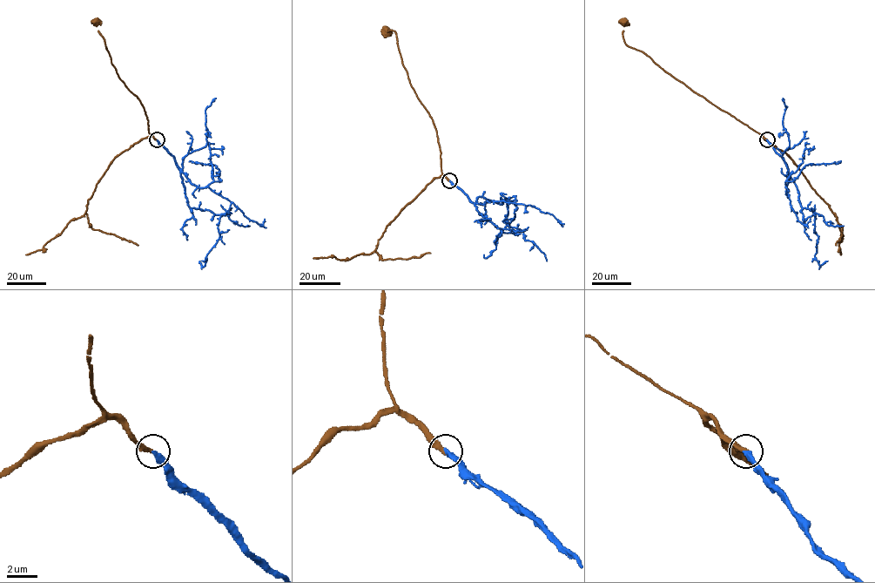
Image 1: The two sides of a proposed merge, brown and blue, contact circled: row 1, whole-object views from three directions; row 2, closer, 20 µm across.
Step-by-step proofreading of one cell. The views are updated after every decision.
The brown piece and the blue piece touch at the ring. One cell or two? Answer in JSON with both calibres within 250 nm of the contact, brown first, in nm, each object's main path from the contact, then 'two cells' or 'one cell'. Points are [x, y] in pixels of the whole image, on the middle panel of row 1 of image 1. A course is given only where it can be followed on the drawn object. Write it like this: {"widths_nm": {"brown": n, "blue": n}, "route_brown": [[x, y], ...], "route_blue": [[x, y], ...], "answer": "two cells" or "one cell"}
{"widths_nm": {"brown": 360, "blue": 340}, "route_brown": [[449, 180], [441, 172], [436, 129], [411, 84], [402, 64], [396, 32], [392, 30], [387, 32]], "route_blue": [[449, 180], [467, 196], [480, 214], [499, 227], [516, 231], [514, 230], [515, 234], [501, 231], [494, 244]], "answer": "one cell"}

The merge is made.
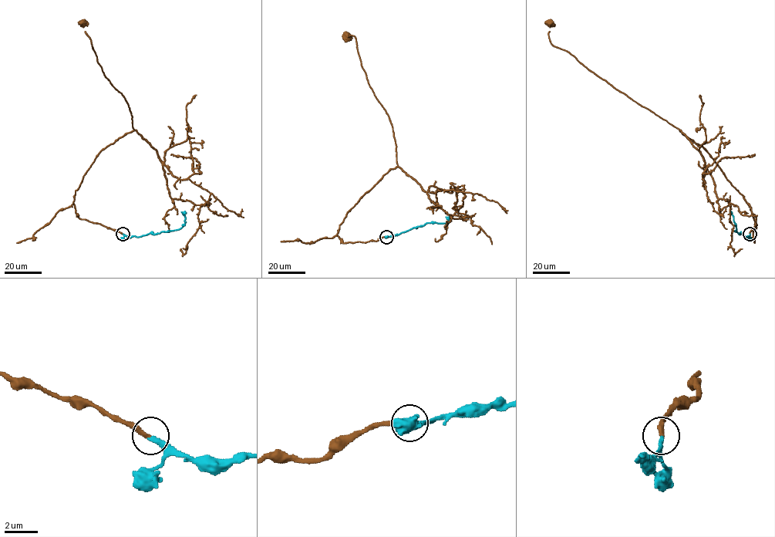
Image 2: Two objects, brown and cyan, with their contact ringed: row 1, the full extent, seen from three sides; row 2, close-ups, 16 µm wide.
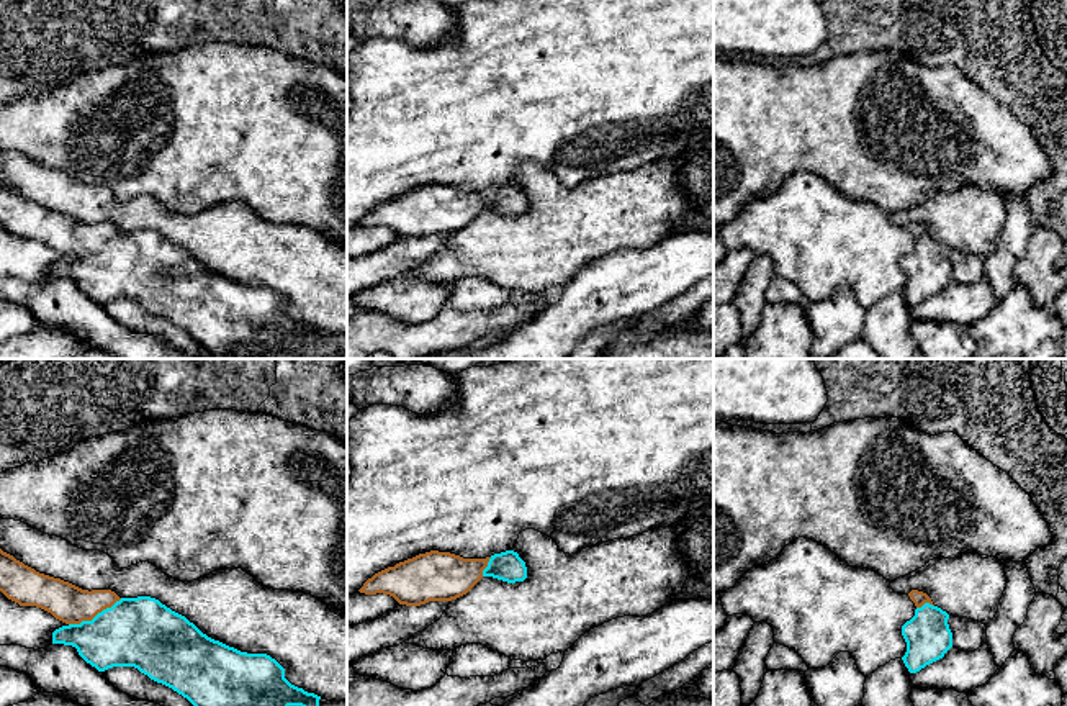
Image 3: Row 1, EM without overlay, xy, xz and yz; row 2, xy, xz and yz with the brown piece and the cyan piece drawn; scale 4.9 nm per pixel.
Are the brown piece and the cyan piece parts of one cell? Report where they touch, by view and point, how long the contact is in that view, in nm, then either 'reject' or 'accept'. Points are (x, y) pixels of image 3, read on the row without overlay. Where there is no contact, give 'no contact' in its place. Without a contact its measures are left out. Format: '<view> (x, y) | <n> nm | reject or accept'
xy (95, 248) | 300 nm | accept

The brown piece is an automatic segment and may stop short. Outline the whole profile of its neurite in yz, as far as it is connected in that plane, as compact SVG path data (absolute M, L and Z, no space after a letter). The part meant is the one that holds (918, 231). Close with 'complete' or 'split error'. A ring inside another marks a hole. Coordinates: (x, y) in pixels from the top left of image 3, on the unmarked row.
M918 223L908 226L915 236L915 249L902 259L907 285L902 290L910 306L939 293L952 280L949 247L934 239L931 231Z | split error

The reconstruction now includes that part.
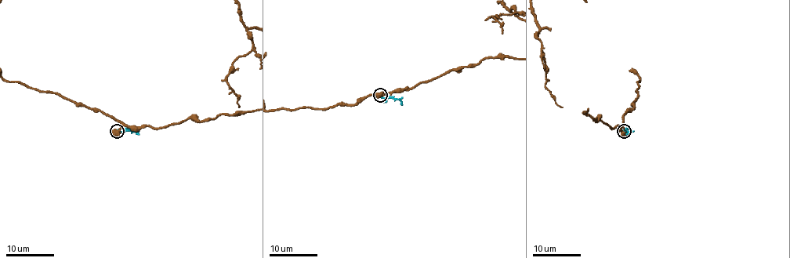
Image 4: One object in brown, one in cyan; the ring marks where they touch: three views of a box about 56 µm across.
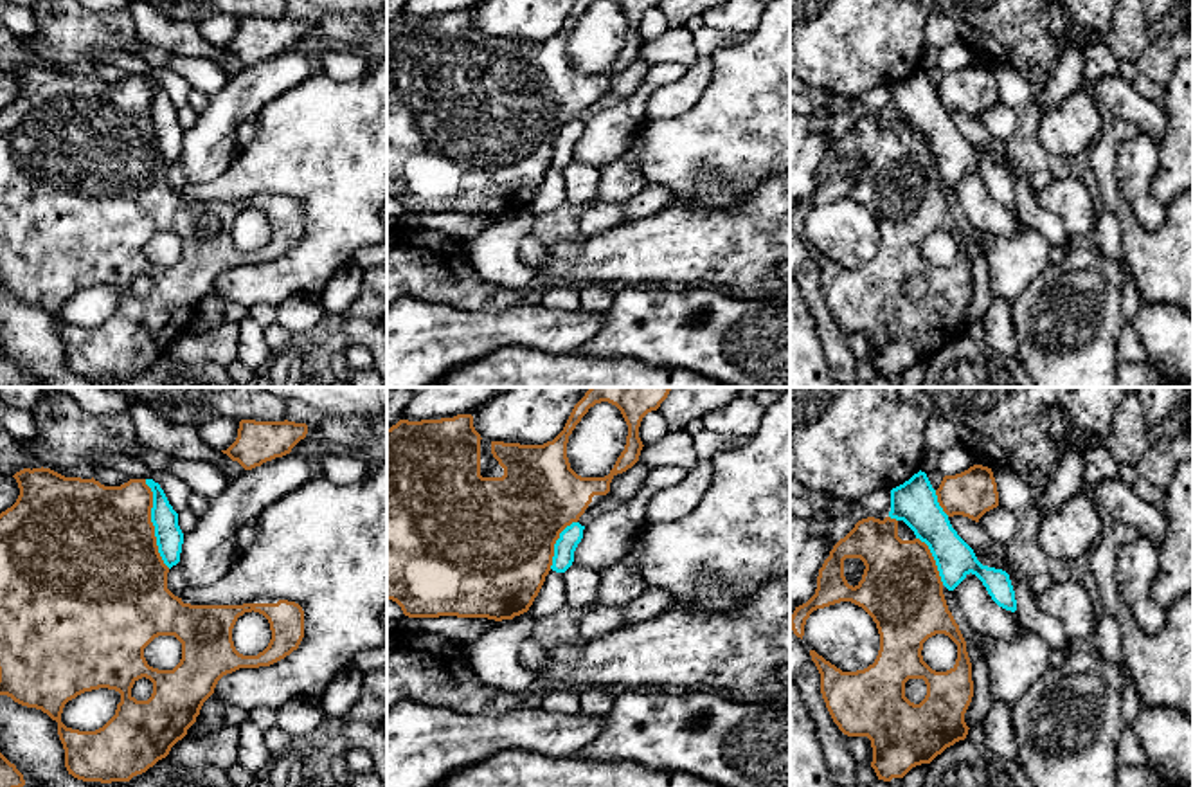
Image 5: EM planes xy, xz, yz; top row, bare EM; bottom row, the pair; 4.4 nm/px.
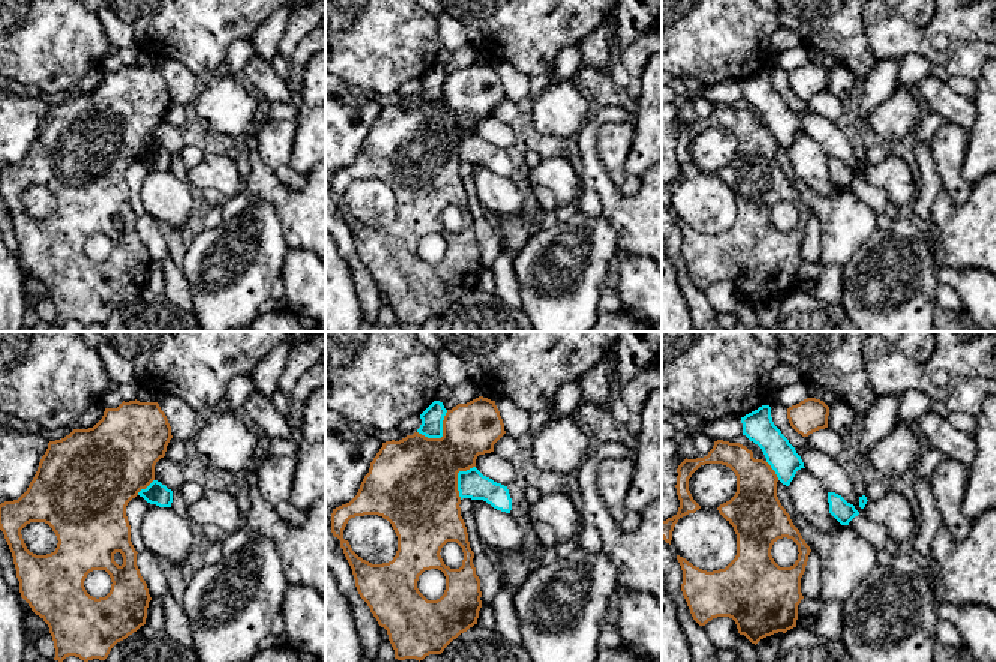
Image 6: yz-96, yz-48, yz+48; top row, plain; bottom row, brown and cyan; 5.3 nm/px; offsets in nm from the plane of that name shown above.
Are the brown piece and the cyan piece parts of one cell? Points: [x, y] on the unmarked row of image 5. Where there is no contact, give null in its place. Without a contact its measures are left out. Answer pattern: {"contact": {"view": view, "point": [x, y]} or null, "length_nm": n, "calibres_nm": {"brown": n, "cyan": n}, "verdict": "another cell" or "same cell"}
{"contact": {"view": "xy", "point": [152, 121]}, "length_nm": 420, "calibres_nm": {"brown": 500, "cyan": 120}, "verdict": "another cell"}

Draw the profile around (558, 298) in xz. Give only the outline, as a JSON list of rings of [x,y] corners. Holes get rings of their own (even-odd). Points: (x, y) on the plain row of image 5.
[[[556,285],[543,292],[540,304],[552,310],[579,310],[579,292],[570,286]]]

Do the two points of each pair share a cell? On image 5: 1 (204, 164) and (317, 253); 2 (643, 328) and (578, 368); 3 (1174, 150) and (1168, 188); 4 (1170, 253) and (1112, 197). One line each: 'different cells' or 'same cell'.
1: different cells
2: different cells
3: same cell
4: same cell

